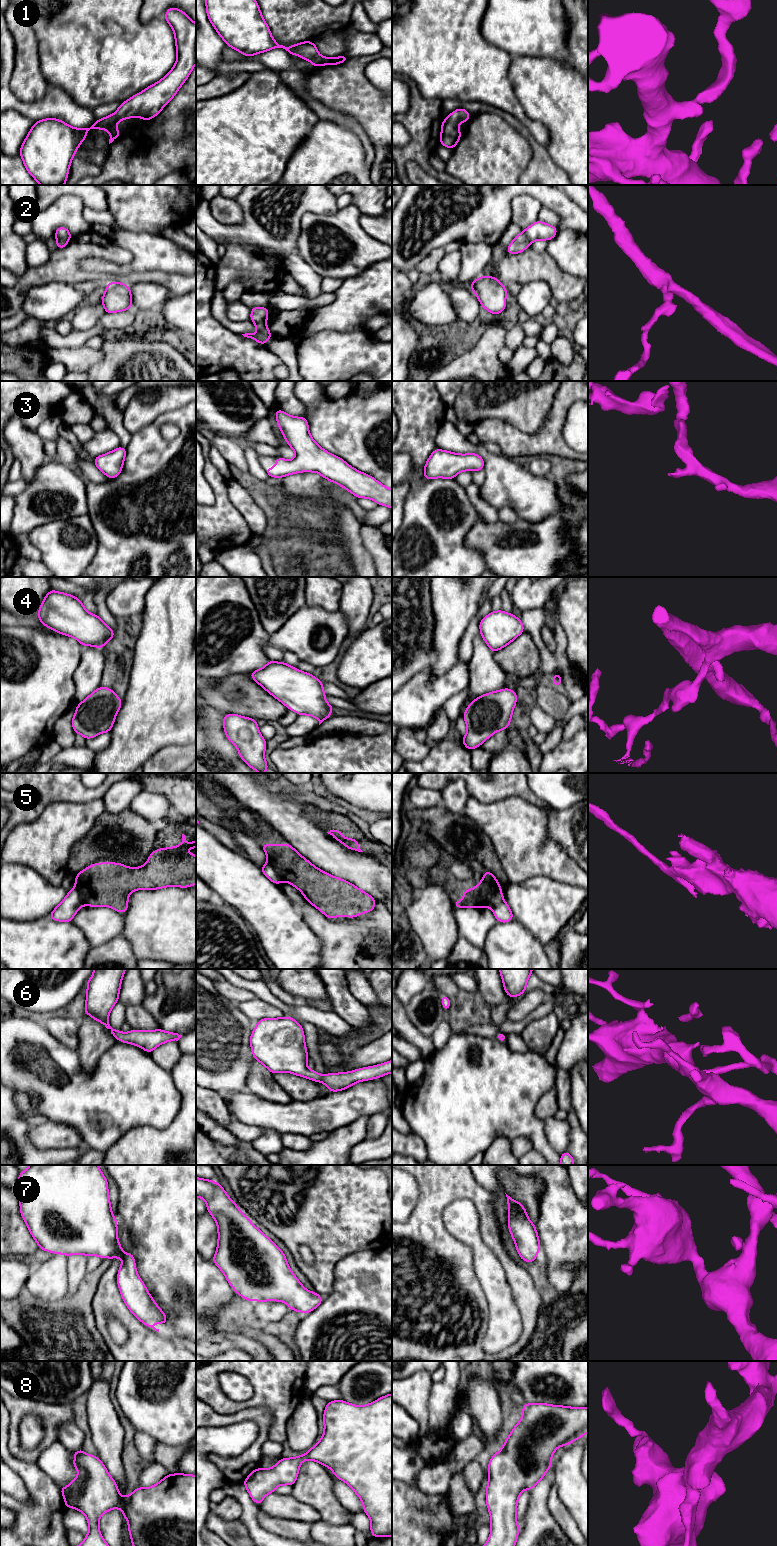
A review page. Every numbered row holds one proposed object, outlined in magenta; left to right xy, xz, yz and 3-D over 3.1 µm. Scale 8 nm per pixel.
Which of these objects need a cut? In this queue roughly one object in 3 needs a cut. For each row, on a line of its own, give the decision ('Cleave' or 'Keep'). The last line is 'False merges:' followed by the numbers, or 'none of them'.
1: Keep
2: Cleave
3: Keep
4: Keep
5: Cleave
6: Keep
7: Keep
8: Keep
False merges: 2, 5

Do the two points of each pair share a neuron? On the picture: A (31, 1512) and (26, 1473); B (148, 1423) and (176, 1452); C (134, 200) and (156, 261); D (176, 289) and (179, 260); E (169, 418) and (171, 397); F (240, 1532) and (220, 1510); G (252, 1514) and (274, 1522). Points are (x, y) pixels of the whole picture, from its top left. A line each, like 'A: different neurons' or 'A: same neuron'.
A: same neuron
B: different neurons
C: different neurons
D: different neurons
E: different neurons
F: different neurons
G: different neurons

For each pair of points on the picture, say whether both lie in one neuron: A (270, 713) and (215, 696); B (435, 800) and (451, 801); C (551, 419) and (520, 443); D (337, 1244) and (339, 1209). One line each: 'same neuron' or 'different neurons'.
A: same neuron
B: different neurons
C: same neuron
D: same neuron

